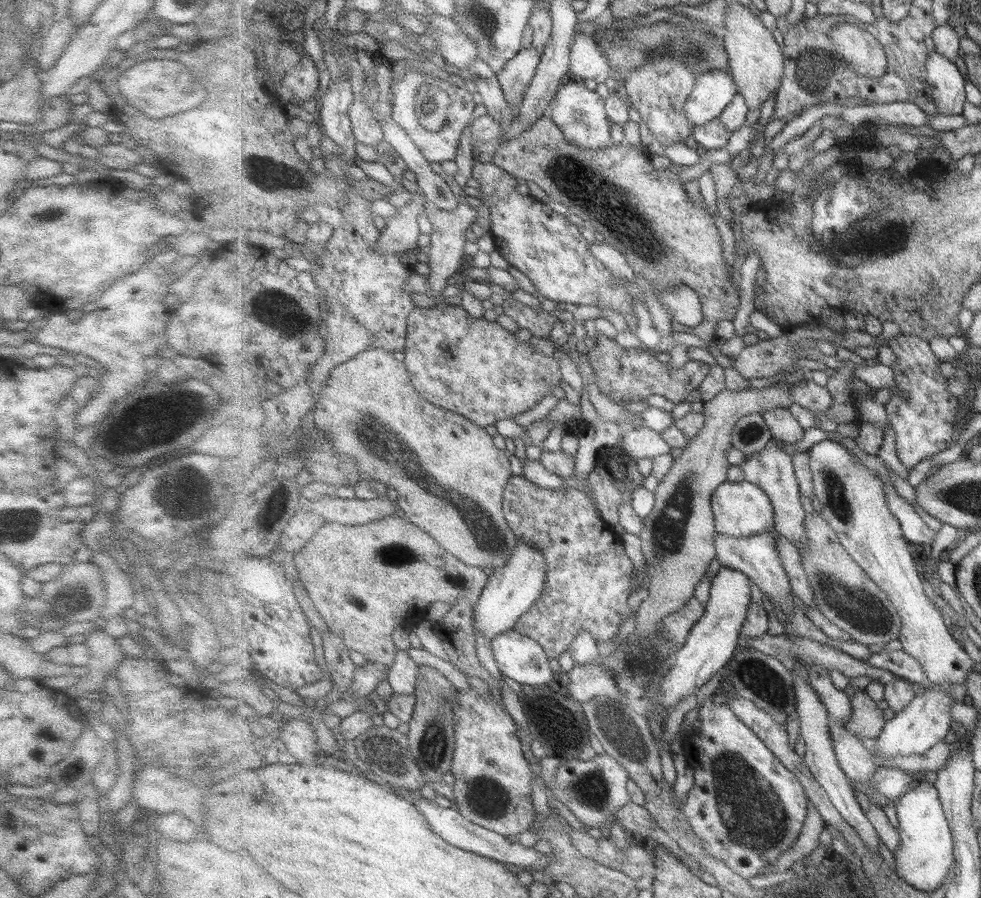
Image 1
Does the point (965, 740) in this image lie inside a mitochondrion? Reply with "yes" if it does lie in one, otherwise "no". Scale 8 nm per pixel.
no

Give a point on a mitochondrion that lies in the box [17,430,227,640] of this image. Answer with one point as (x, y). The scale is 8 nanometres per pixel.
(180, 490)

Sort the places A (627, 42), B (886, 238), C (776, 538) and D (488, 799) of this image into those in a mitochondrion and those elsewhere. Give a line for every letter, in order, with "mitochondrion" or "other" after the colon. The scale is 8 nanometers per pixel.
A: mitochondrion
B: mitochondrion
C: other
D: mitochondrion

